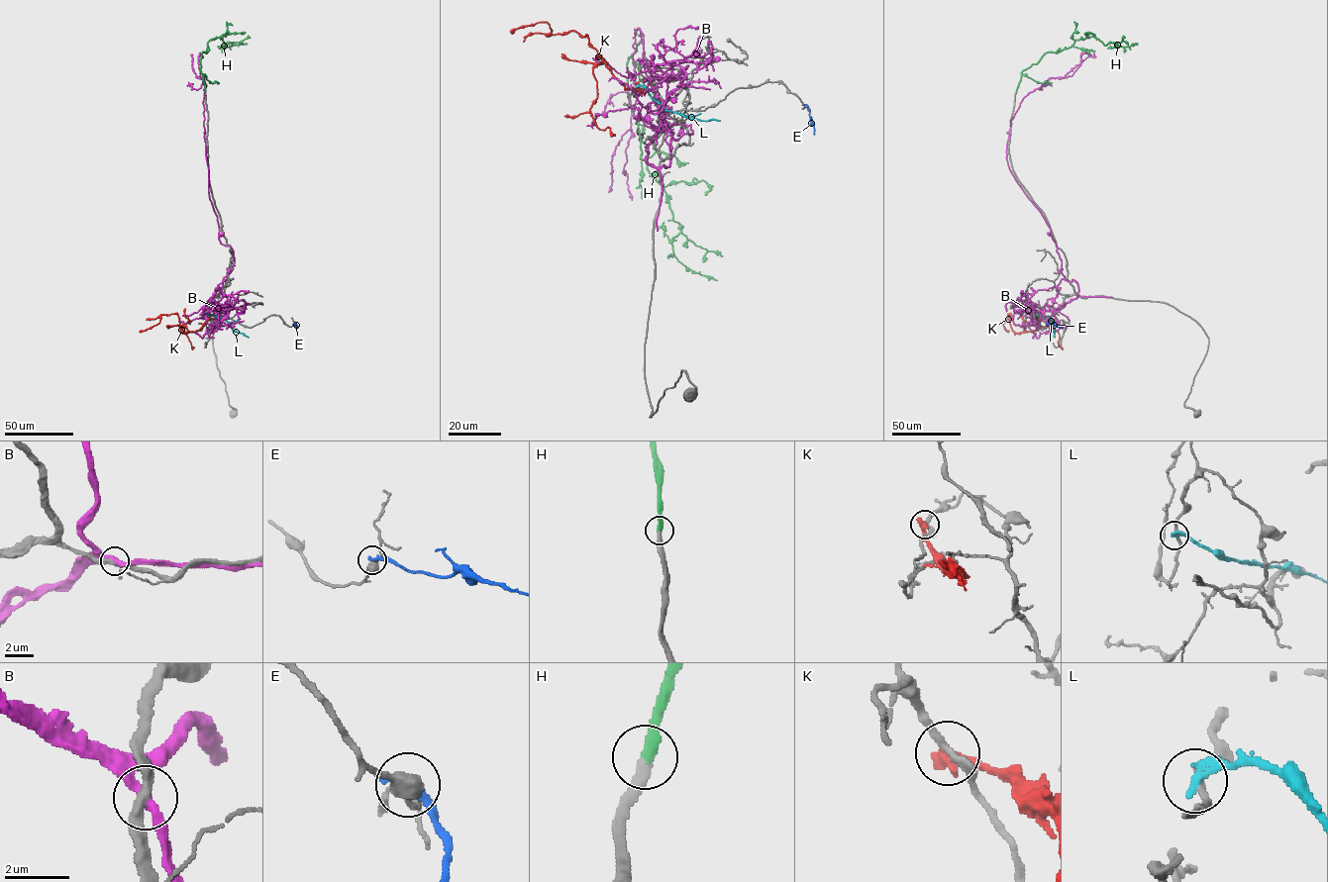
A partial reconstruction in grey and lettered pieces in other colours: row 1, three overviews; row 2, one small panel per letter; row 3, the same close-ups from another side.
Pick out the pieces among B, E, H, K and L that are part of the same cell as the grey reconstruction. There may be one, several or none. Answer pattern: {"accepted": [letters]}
{"accepted": ["H"]}

